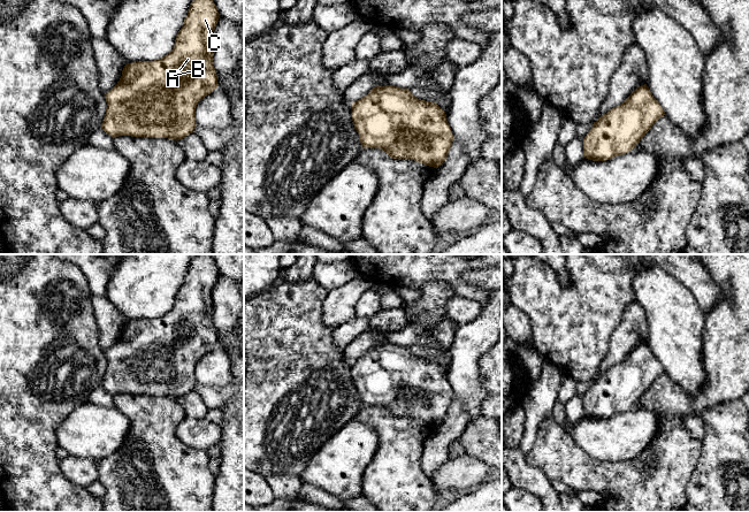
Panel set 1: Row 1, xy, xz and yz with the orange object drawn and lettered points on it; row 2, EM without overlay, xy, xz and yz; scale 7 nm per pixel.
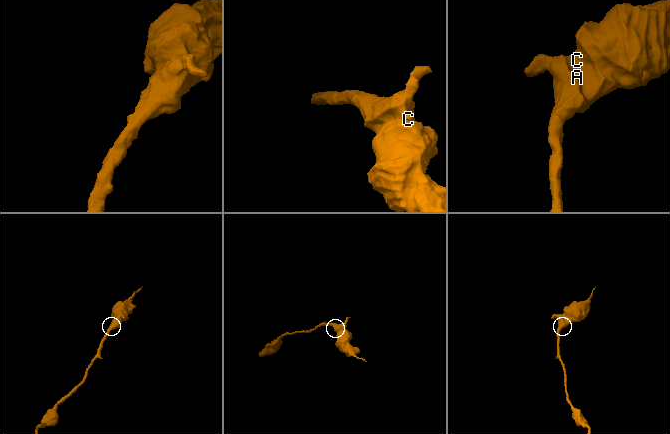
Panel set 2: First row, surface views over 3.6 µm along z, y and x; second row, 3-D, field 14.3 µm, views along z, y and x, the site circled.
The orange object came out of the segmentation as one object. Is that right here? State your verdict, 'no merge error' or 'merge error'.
no merge error

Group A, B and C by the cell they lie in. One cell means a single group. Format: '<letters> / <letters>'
A B C

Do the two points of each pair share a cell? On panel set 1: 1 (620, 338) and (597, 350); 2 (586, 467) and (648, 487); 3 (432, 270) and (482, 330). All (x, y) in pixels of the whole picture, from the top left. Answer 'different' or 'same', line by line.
1: different
2: same
3: different

